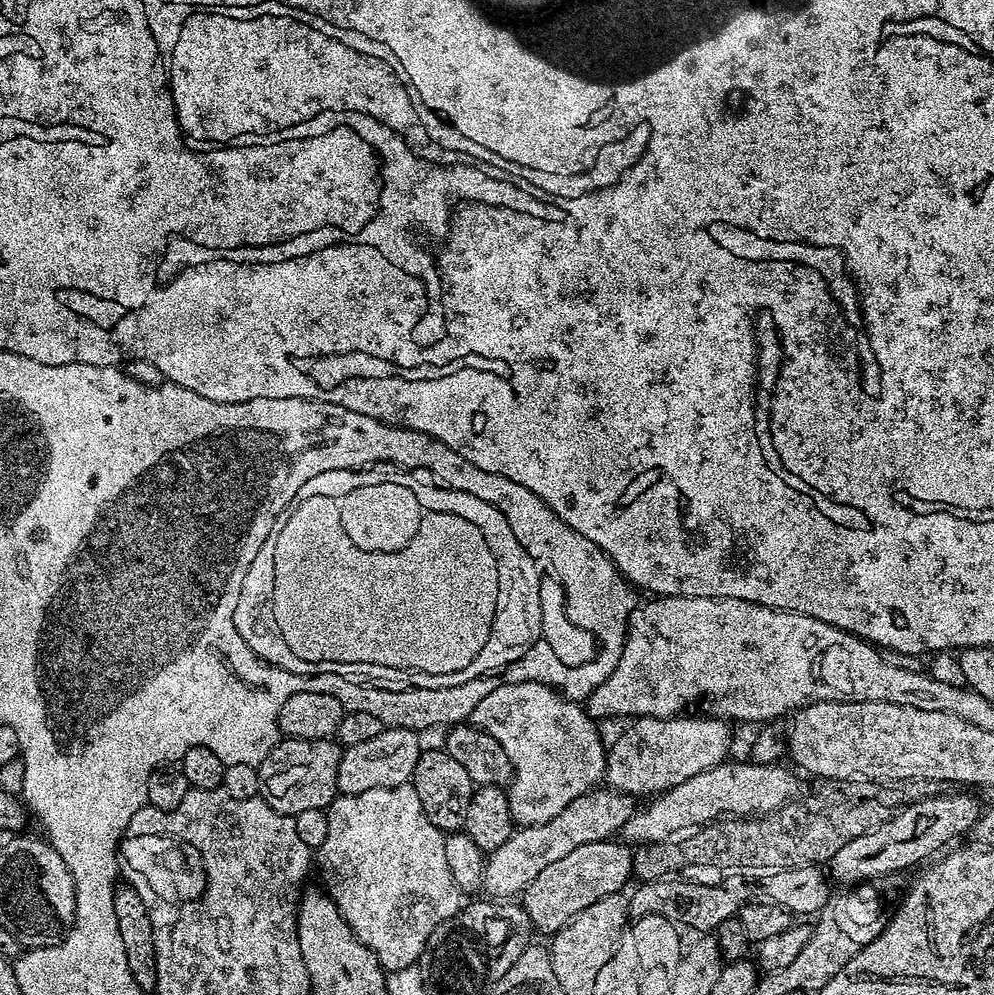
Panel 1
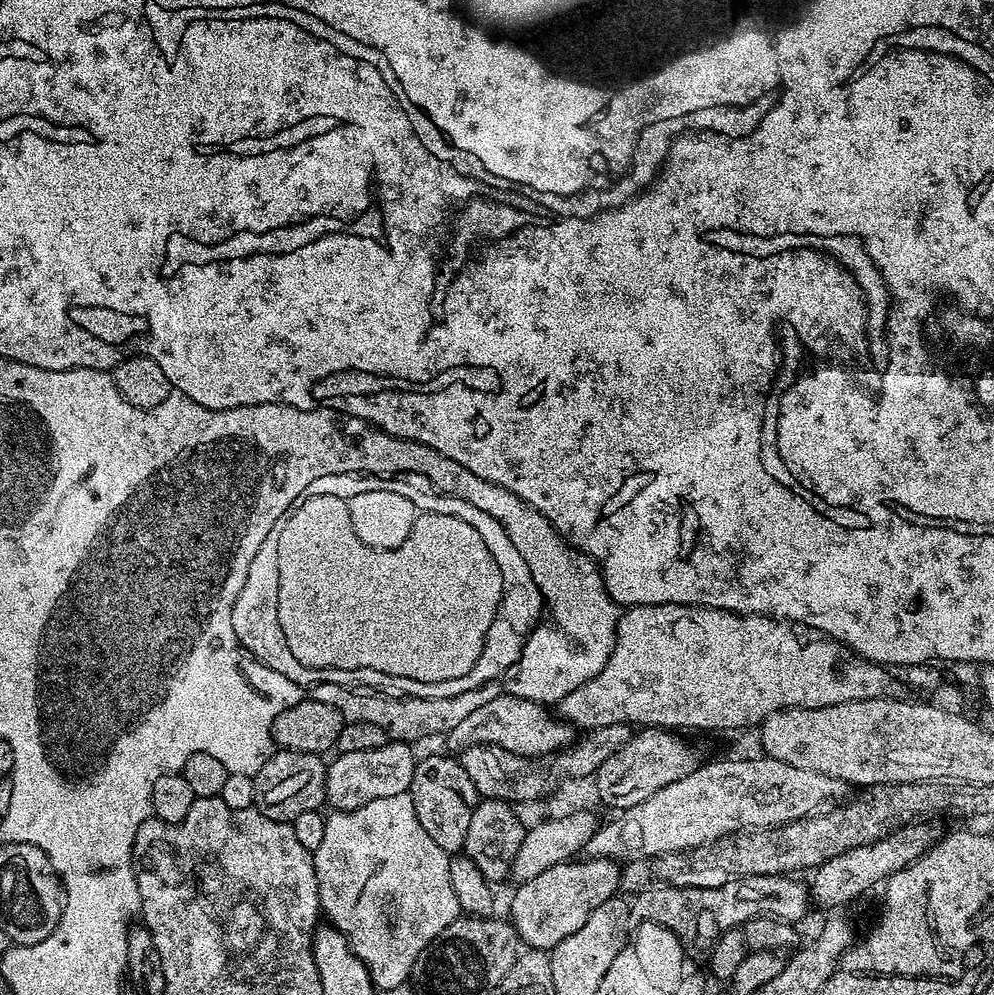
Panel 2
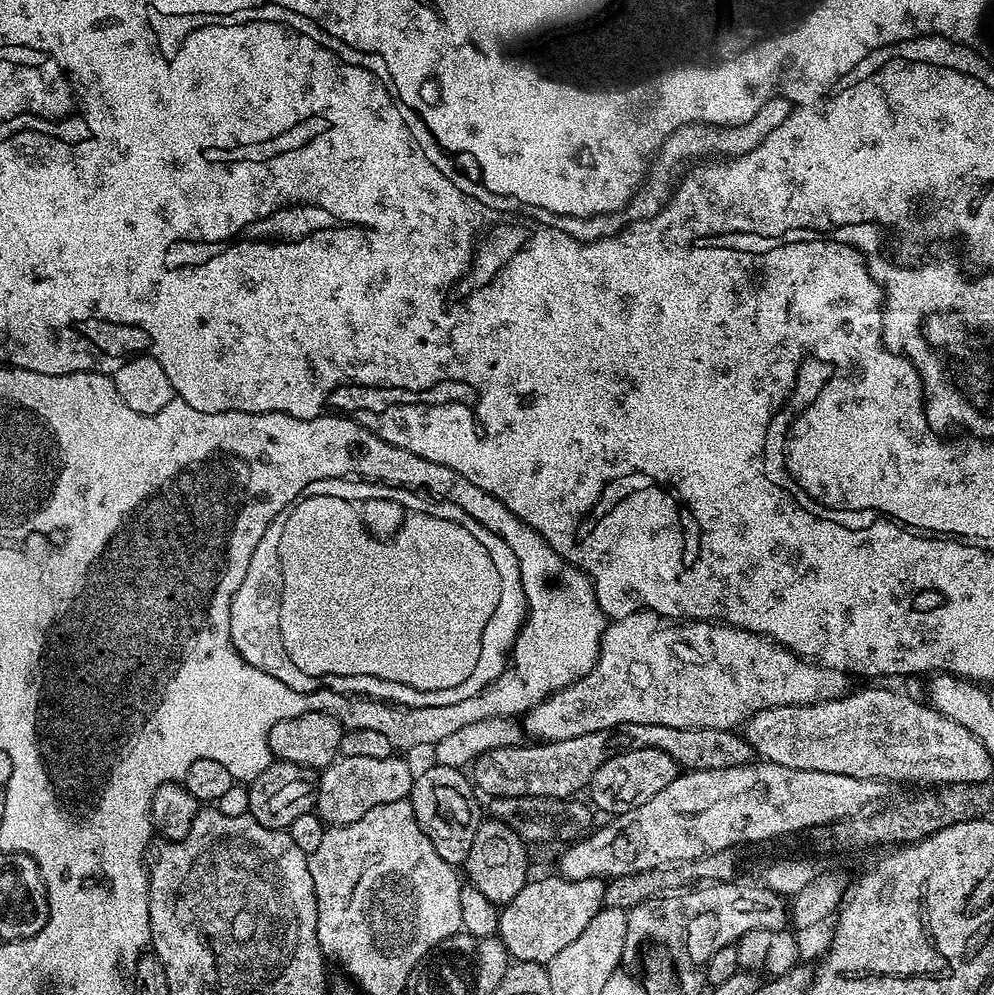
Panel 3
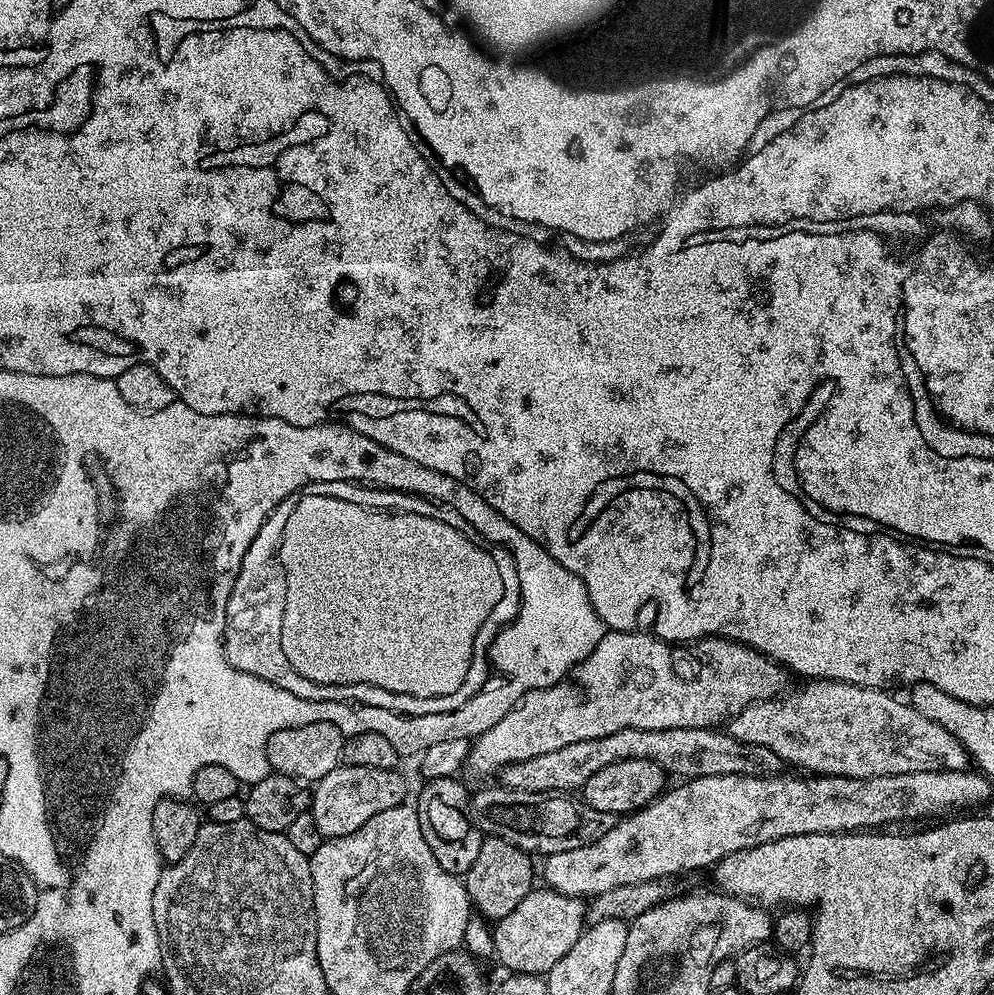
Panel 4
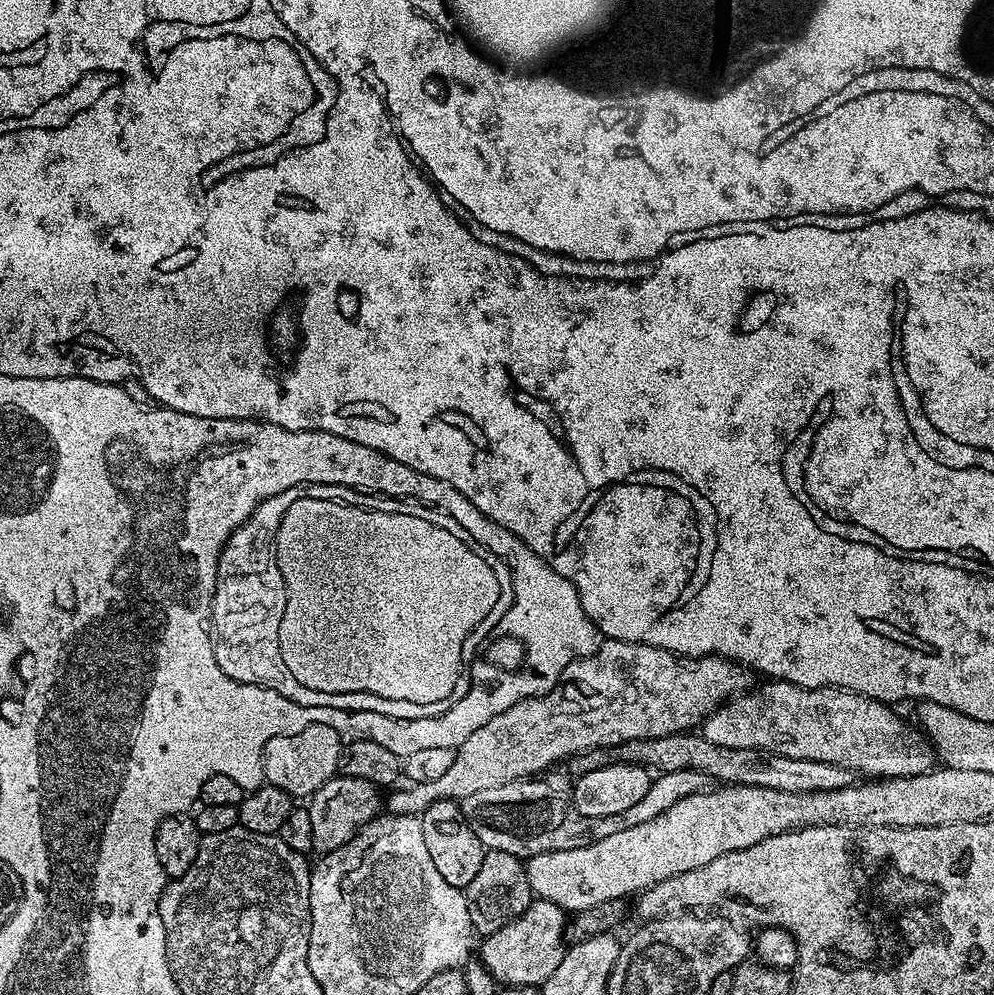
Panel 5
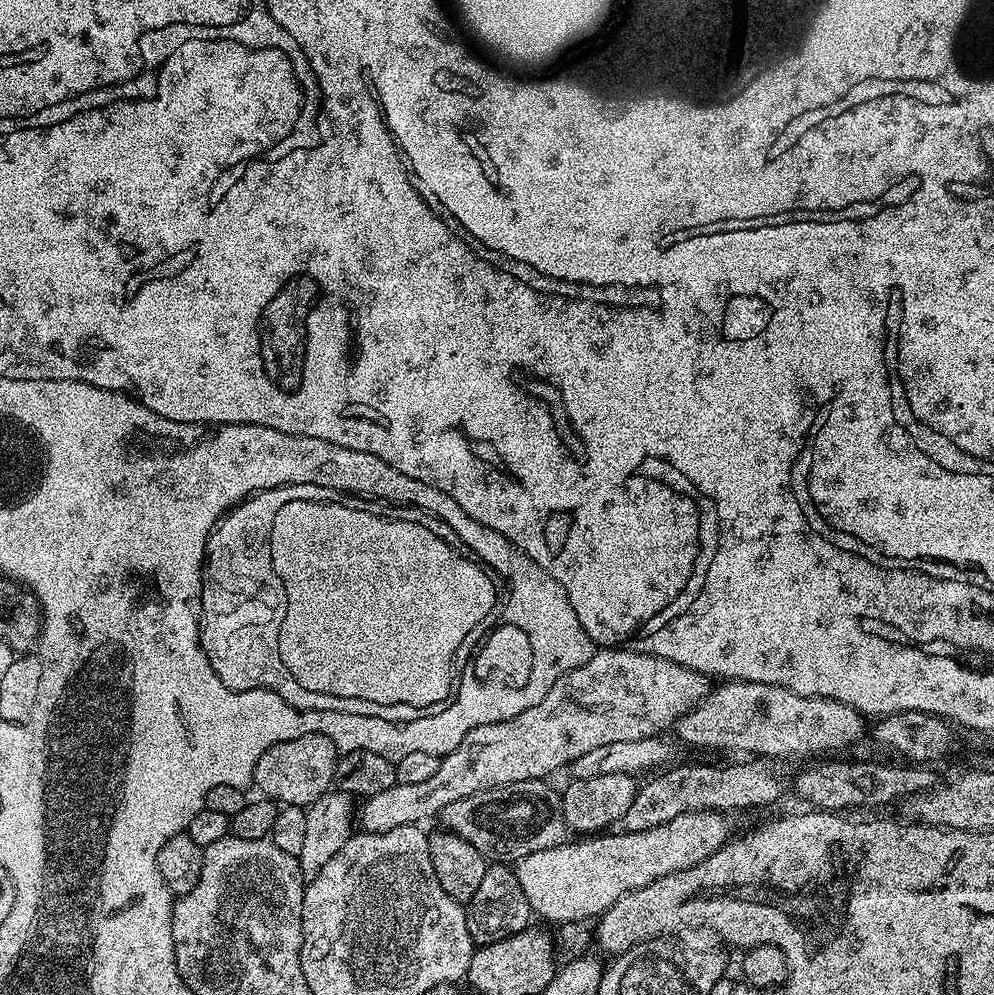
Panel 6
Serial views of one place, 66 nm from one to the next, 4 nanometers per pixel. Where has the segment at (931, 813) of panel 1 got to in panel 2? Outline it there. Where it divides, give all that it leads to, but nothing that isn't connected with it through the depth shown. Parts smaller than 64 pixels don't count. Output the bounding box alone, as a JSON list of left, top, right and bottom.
[809,822,942,908]

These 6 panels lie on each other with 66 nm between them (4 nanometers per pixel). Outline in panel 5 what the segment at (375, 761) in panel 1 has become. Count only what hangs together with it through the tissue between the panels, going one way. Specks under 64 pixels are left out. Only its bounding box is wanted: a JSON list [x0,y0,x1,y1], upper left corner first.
[306,774,382,853]

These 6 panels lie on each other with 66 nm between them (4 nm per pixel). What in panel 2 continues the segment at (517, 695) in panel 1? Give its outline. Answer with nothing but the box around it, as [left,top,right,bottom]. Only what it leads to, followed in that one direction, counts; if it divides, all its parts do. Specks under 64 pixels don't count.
[446,696,574,758]

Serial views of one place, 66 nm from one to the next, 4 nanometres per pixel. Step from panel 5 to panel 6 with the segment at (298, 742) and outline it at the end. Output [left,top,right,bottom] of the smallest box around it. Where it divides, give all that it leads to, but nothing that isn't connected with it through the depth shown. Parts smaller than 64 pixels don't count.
[252,734,337,806]

